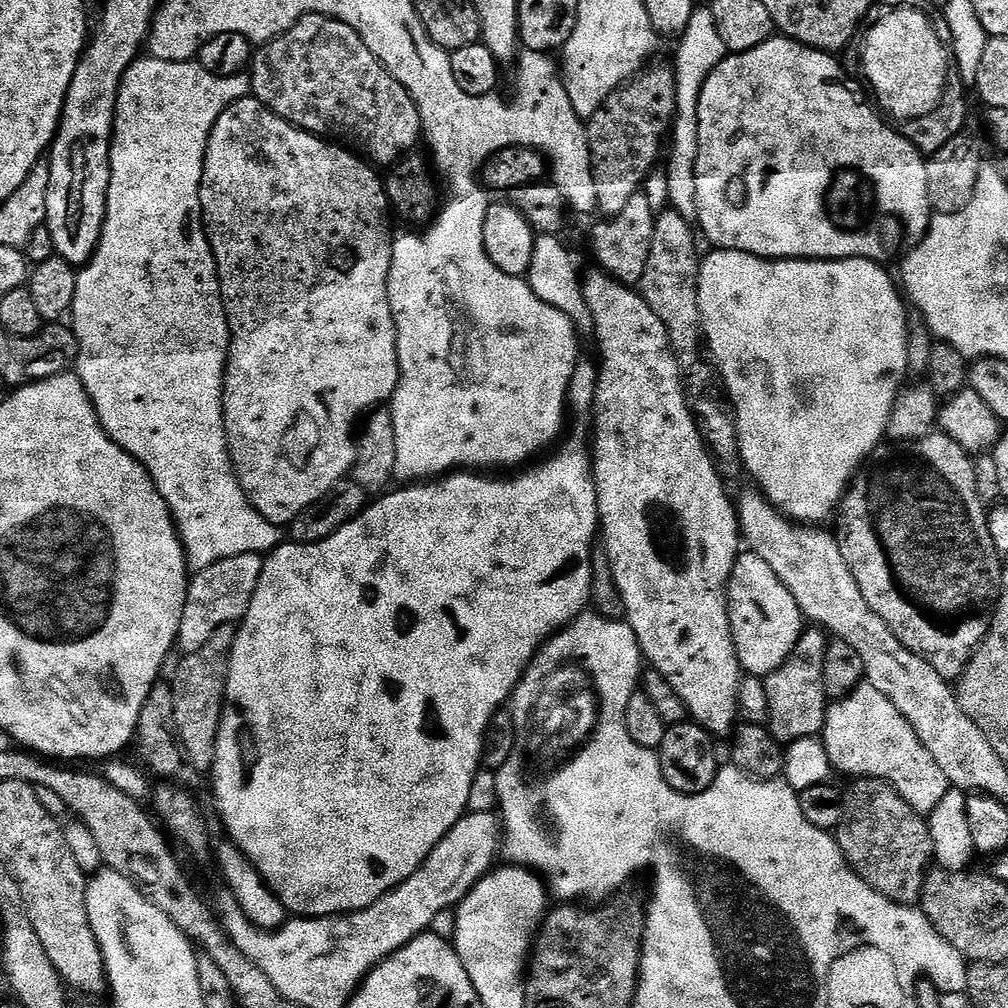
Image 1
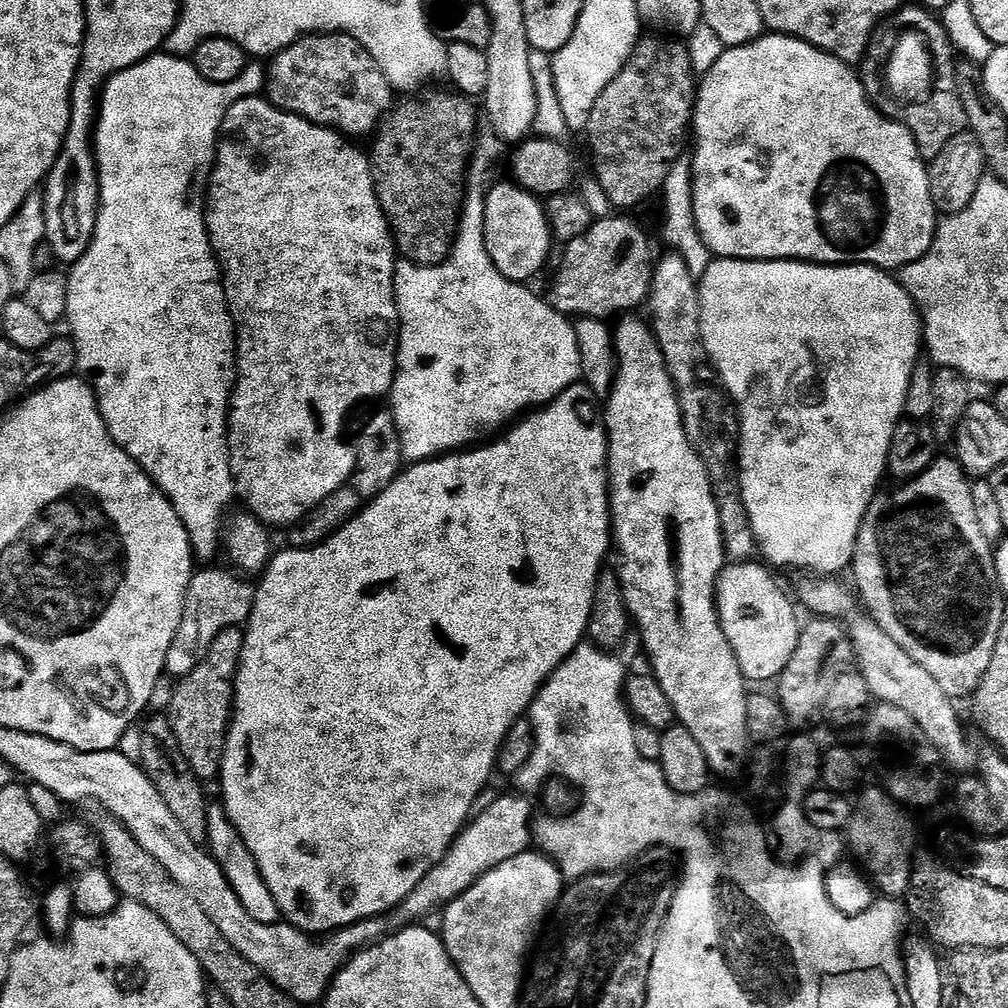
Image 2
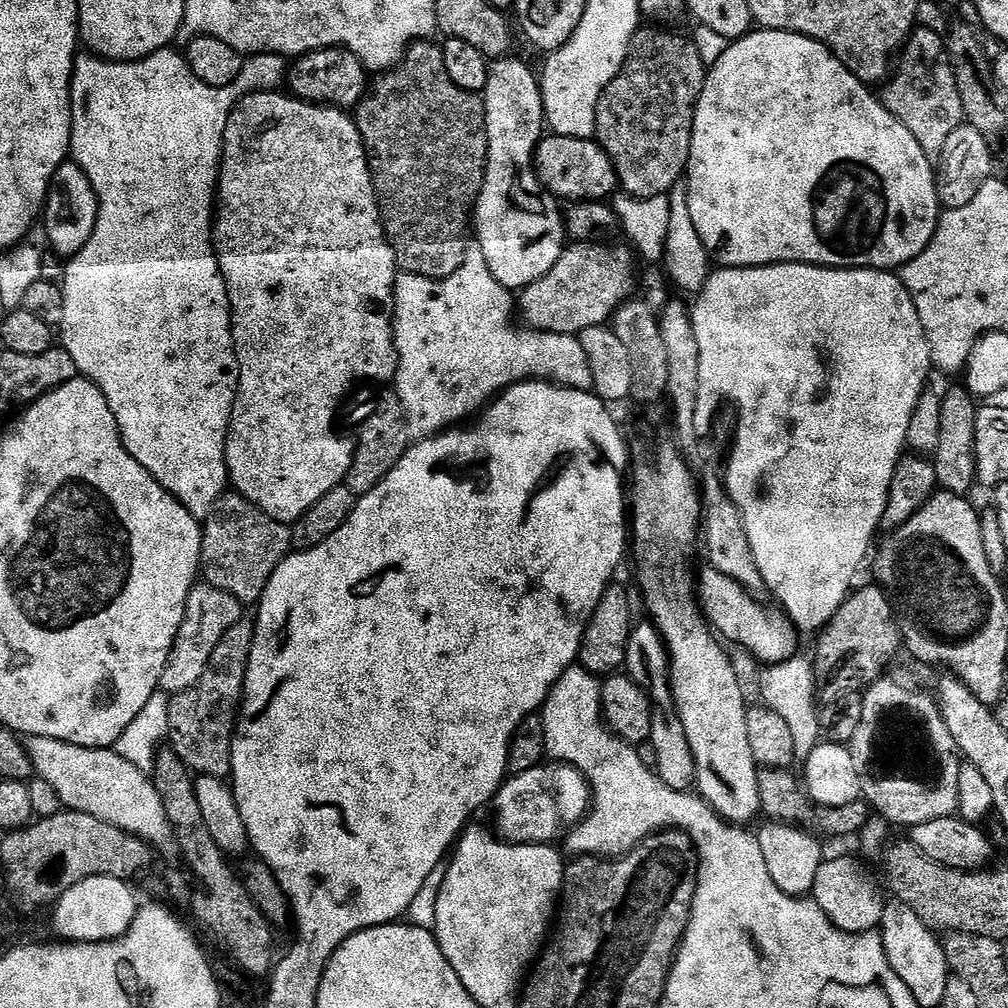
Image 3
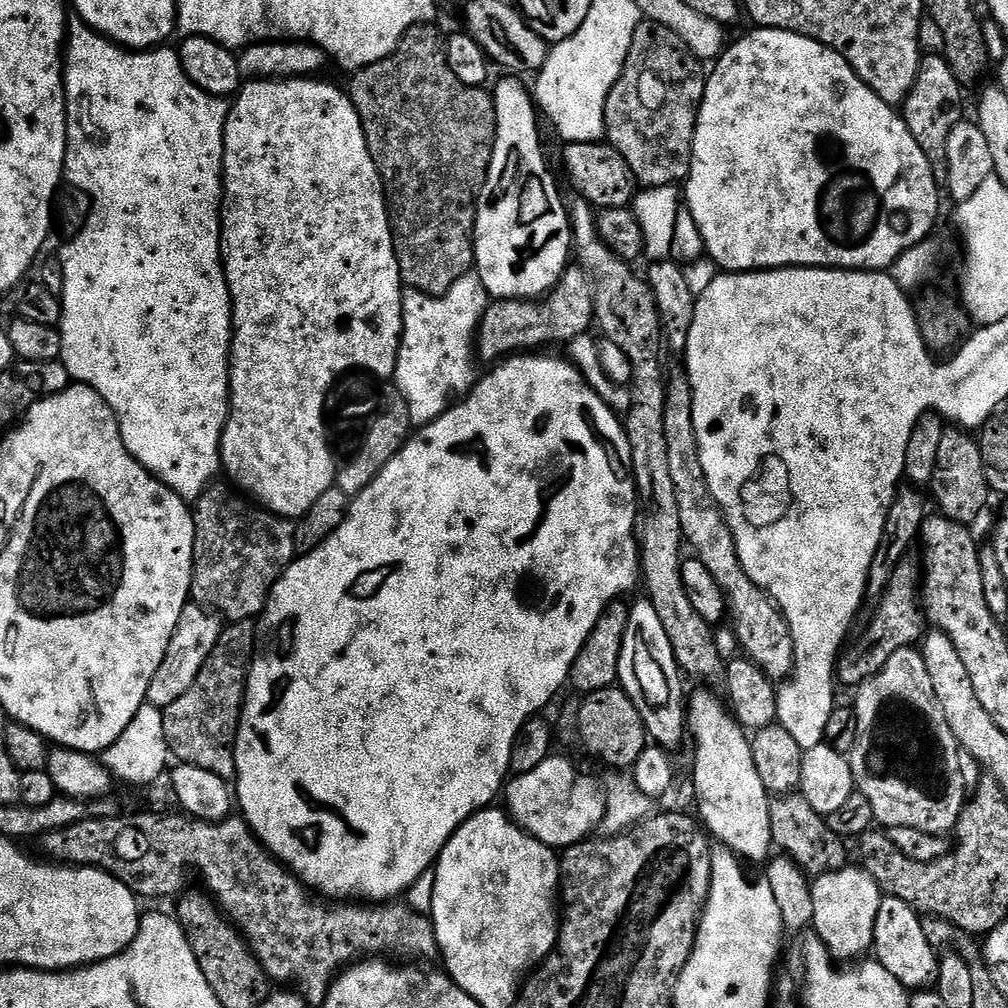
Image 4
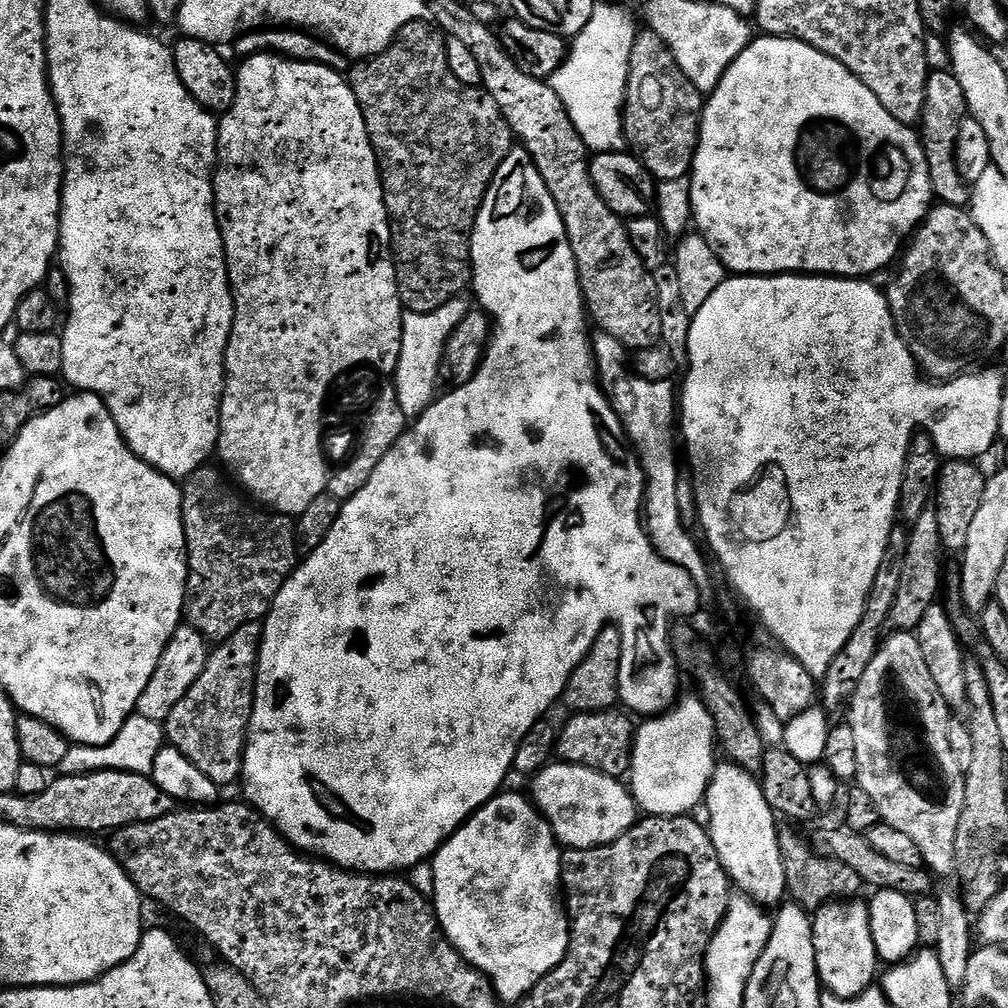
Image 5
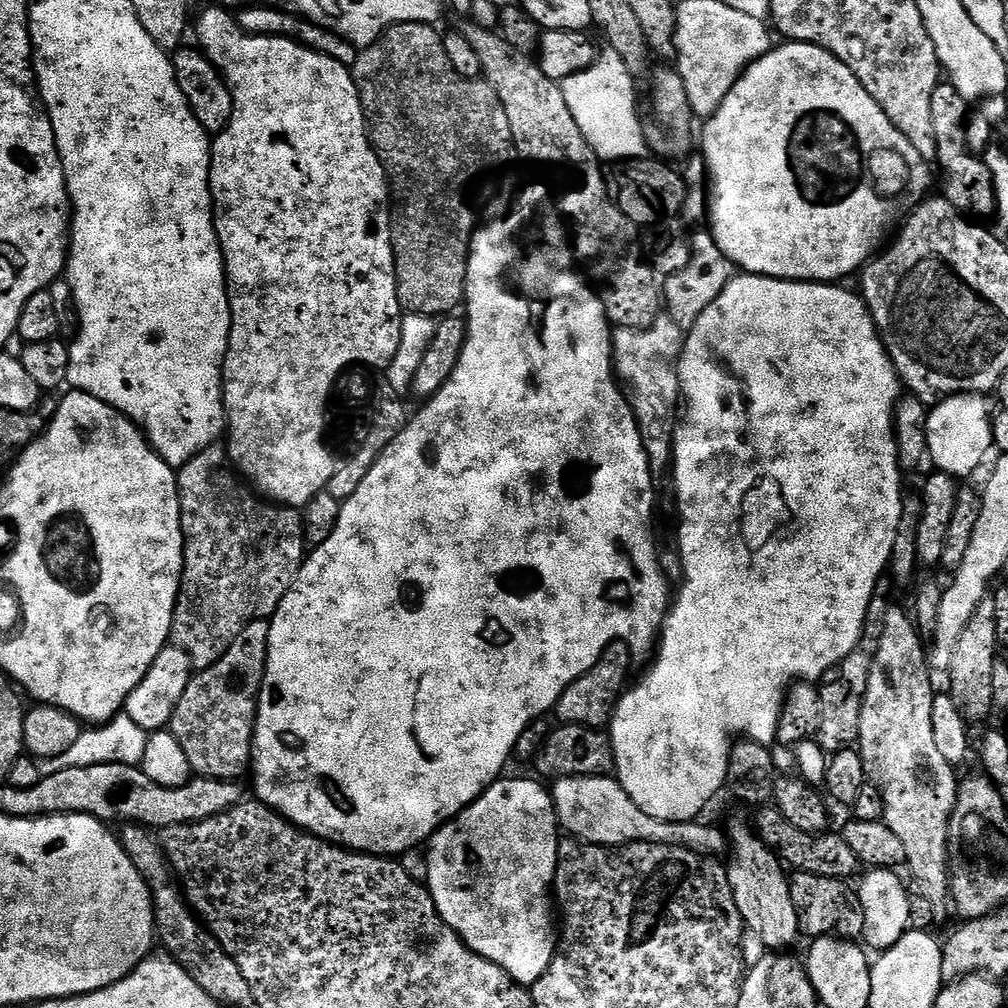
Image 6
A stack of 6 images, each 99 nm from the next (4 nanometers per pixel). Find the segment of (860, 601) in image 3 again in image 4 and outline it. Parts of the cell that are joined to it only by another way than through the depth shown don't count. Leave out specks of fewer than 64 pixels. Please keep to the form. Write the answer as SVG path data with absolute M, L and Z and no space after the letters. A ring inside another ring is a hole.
M906 558L896 567L892 581L884 591L882 599L875 605L876 613L868 624L868 629L857 638L856 644L849 643L838 657L838 680L841 685L859 686L868 680L894 654L903 648L910 648L921 643L926 632L926 621L920 607L920 585L922 568L912 558Z

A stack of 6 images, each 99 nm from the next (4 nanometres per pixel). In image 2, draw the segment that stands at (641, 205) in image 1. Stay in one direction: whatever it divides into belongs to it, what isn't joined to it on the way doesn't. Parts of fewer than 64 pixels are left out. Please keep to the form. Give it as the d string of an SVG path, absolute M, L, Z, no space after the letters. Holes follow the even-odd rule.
M613 214L604 220L593 219L590 230L584 236L574 238L574 242L563 245L564 257L560 260L560 269L552 280L552 289L546 292L546 299L553 310L561 312L569 318L588 316L592 319L609 319L608 316L633 311L647 301L649 290L652 289L652 270L654 255L652 244L644 233L644 228L628 214Z

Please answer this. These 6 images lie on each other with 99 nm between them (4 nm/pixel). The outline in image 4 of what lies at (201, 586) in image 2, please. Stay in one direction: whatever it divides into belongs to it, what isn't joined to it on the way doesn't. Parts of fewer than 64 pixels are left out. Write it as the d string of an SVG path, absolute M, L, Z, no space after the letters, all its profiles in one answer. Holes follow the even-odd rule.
M189 602L182 610L182 618L178 618L170 646L166 646L166 658L162 658L162 666L158 666L154 679L150 682L147 703L163 710L170 706L170 702L182 698L182 694L186 694L186 690L194 686L198 670L206 666L206 658L210 658L210 650L218 646L218 638L224 633L225 627L225 621L217 613L198 603Z

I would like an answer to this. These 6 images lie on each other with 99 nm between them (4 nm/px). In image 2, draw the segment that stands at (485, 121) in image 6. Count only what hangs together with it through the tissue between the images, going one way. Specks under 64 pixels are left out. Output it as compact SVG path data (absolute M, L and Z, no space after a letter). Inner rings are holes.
M447 91L401 99L404 101L401 104L399 101L380 121L380 127L376 129L371 141L372 148L370 147L381 200L384 201L387 217L392 220L400 238L398 247L408 260L421 266L440 264L452 253L452 246L456 242L456 230L460 226L466 177L470 171L470 157L474 151L474 137L477 135L473 101L455 91Z

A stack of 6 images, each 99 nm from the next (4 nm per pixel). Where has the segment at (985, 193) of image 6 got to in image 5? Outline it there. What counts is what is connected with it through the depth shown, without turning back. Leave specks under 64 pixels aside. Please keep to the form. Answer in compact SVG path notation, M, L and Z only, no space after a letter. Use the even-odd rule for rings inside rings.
M951 70L933 71L926 82L926 98L920 115L918 135L920 143L924 145L933 197L941 204L963 209L969 207L970 188L956 169L956 142L958 126L962 126L964 117L967 115L968 107L966 94L962 94L962 82L958 82L958 78Z

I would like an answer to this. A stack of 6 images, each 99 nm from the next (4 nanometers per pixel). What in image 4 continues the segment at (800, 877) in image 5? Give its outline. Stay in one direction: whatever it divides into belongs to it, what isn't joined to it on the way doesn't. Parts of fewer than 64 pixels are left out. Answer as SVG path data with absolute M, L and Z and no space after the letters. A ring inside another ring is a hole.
M801 794L777 795L770 803L772 843L785 857L793 860L804 873L815 878L837 871L849 863L845 837L830 830L827 819L821 816Z

